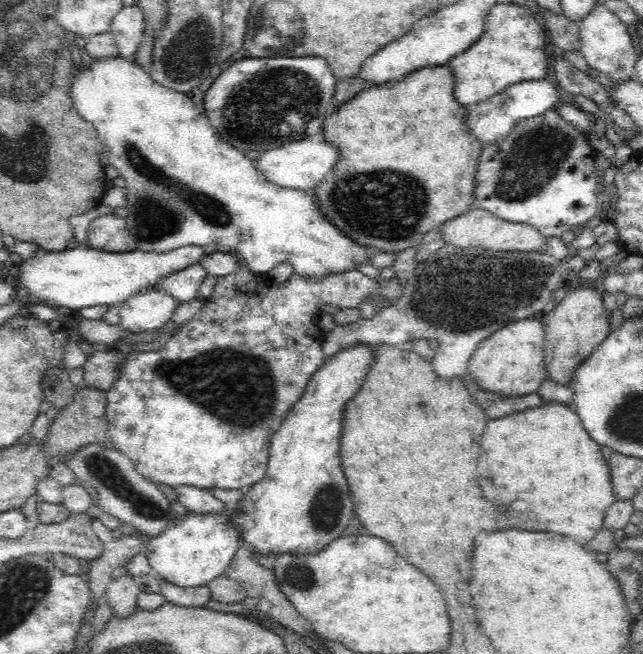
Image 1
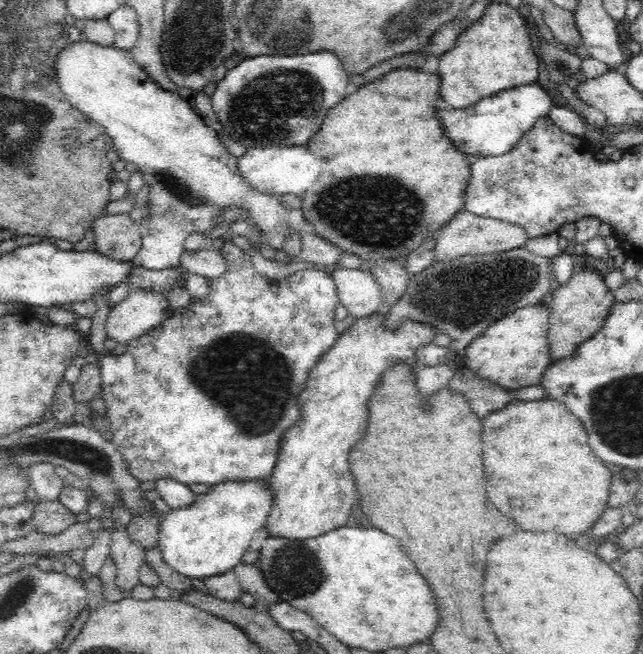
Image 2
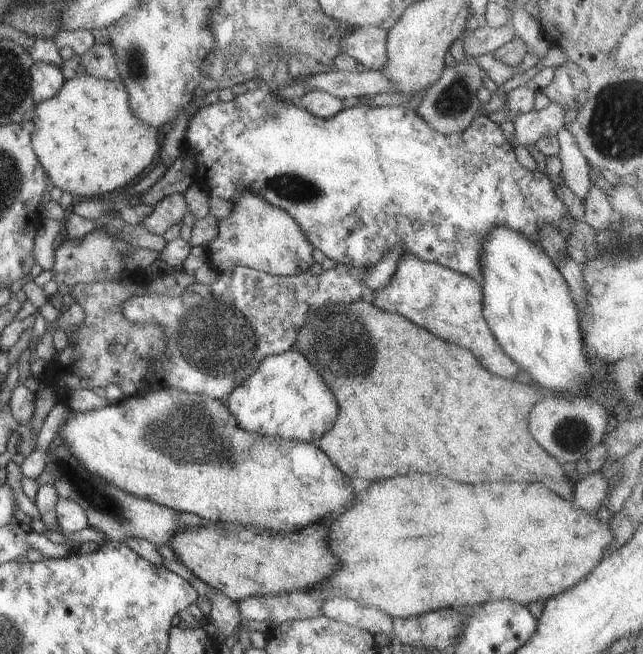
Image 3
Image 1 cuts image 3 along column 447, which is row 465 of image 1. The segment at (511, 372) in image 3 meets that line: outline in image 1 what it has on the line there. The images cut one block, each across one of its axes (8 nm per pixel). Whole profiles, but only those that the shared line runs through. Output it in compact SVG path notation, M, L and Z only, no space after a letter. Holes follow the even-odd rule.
M359 343L325 358L324 364L310 376L304 394L291 407L280 428L273 432L264 478L246 489L235 508L230 510L231 525L253 553L272 556L316 554L322 551L322 546L328 546L332 540L340 538L348 520L352 520L354 506L348 482L344 480L342 474L340 460L342 419L346 402L350 402L350 397L356 396L361 389L369 364L373 361L373 350L374 347Z

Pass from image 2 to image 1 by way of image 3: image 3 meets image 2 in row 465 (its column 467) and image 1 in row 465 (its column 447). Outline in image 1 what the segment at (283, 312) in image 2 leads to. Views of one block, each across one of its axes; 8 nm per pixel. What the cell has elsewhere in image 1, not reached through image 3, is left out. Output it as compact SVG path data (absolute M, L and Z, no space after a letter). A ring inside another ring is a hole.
M232 252L232 255L238 259L239 268L227 276L217 278L214 292L207 301L202 302L203 306L200 313L192 320L181 324L177 332L164 341L164 348L161 350L156 352L132 351L126 354L126 360L122 362L122 368L120 368L120 374L118 374L118 380L106 391L106 417L109 424L107 436L113 444L112 448L125 454L134 463L138 473L155 484L168 484L172 488L190 486L211 491L215 488L222 490L249 489L255 482L262 480L267 471L273 432L280 428L291 407L304 394L310 376L325 362L325 356L322 352L322 342L325 336L322 335L316 325L318 319L316 316L320 316L320 306L322 304L336 304L337 306L357 309L365 299L376 297L380 301L382 298L379 284L360 271L339 272L339 274L332 274L324 279L306 279L294 273L289 280L278 285L259 282L264 280L250 272L241 255L238 252ZM216 356L222 356L224 372L216 370L216 364L218 364ZM204 408L208 408L218 418L204 418Z

